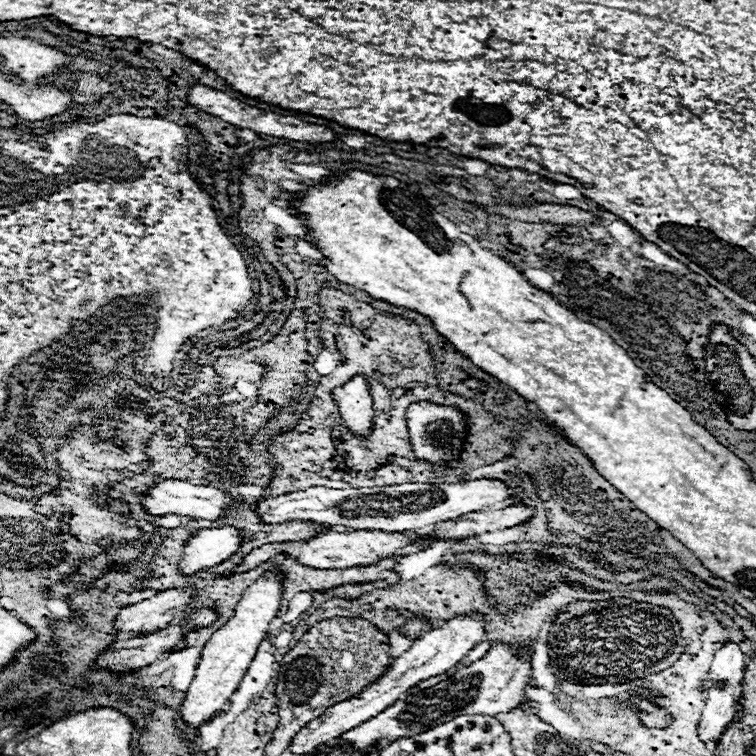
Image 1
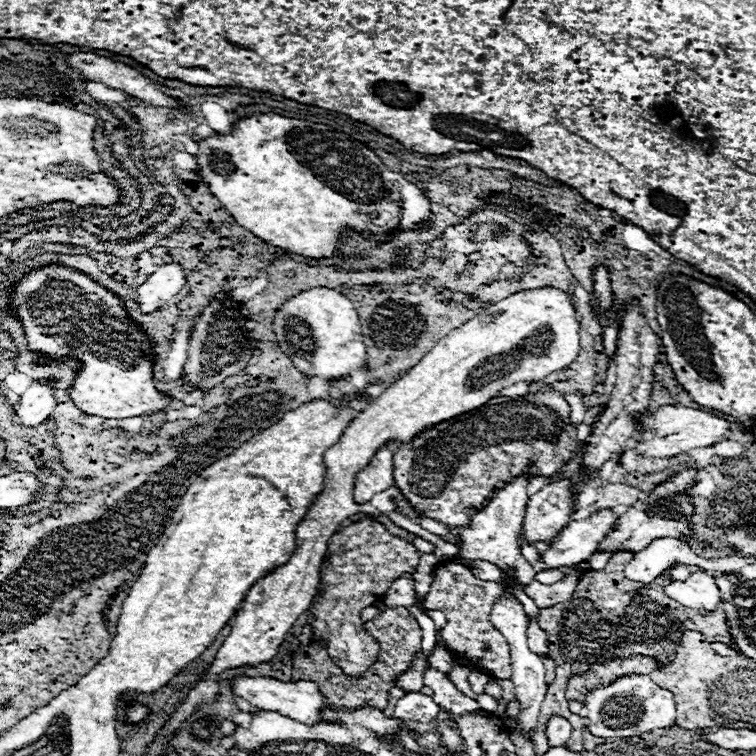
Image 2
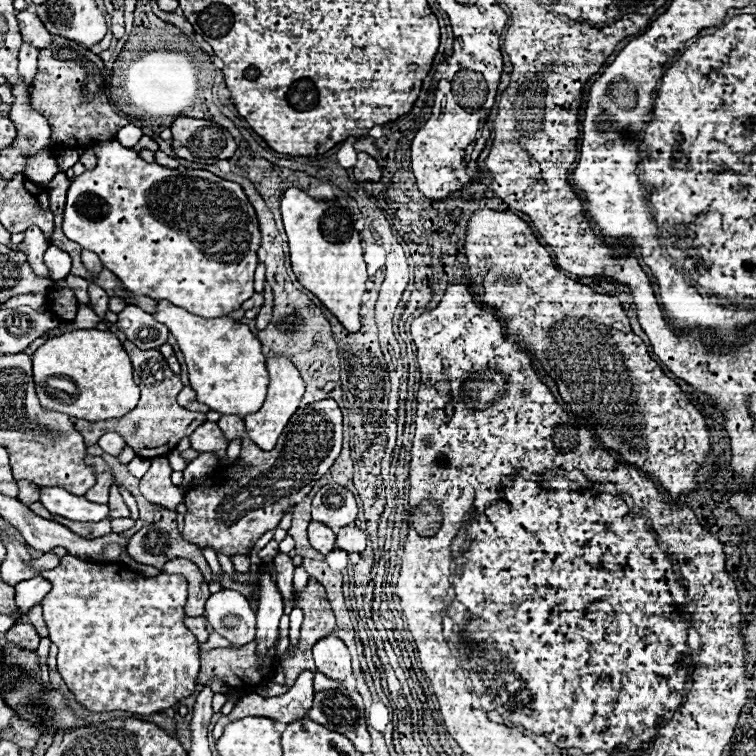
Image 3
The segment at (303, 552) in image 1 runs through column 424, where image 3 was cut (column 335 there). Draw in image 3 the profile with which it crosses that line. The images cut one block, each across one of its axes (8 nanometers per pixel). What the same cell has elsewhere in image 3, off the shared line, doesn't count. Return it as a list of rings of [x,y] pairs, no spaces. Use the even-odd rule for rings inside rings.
[[[310,522],[308,540],[310,540],[312,548],[316,548],[320,554],[328,554],[330,550],[334,550],[336,534],[328,526],[324,526],[320,522]]]

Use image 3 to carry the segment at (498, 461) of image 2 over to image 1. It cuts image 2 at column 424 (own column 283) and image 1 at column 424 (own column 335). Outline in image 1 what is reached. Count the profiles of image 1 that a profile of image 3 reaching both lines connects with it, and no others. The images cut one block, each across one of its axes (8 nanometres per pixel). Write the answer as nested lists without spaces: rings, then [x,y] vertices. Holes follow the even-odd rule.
[[[426,400],[414,402],[406,410],[406,424],[416,460],[426,460],[432,466],[442,466],[460,456],[466,436],[466,418],[456,406],[440,406]]]

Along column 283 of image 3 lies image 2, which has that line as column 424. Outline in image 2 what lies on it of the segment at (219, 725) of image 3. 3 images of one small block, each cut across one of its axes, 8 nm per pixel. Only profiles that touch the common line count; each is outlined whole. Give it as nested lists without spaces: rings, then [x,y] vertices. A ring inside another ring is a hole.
[[[408,692],[404,698],[398,700],[394,716],[402,718],[402,720],[408,720],[408,722],[428,722],[428,724],[432,724],[436,720],[438,710],[440,710],[438,704],[430,696],[426,696],[422,692]]]

